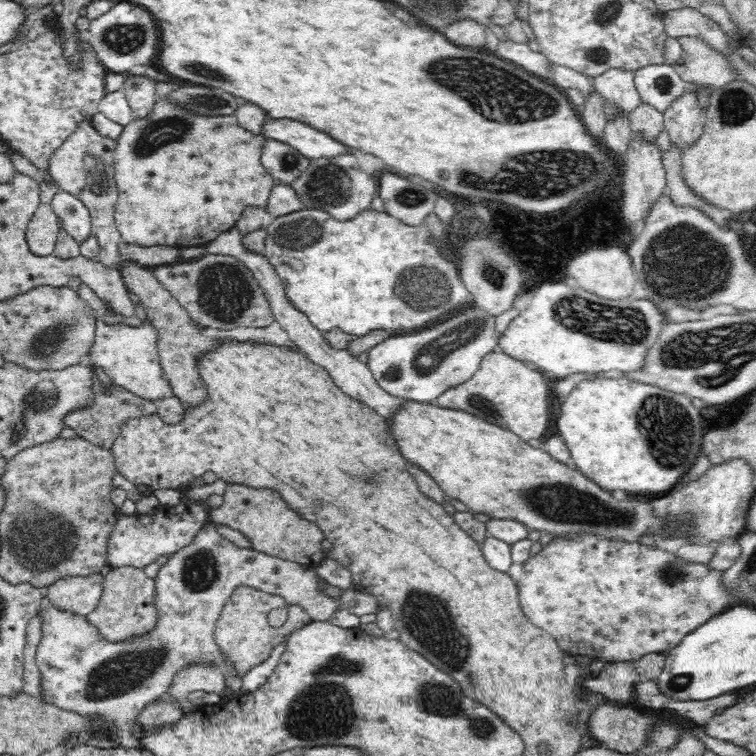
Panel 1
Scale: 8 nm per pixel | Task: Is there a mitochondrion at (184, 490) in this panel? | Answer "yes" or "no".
no

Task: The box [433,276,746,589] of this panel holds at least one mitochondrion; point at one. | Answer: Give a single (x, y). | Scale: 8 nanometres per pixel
(562, 503)

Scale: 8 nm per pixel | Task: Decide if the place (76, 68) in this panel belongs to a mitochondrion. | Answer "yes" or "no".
no

